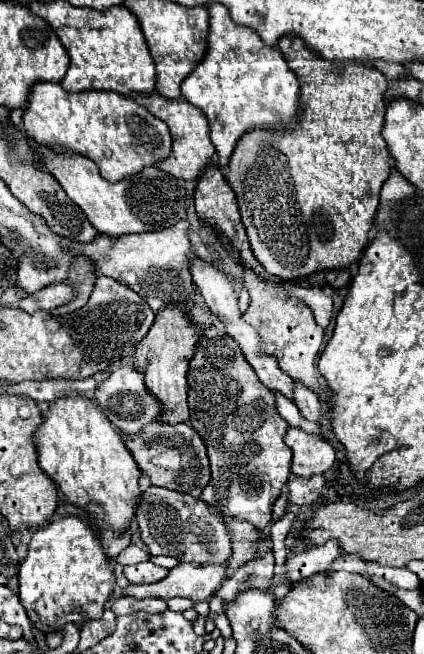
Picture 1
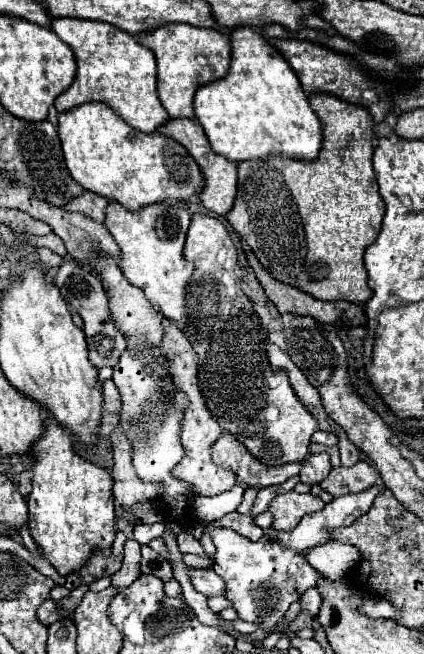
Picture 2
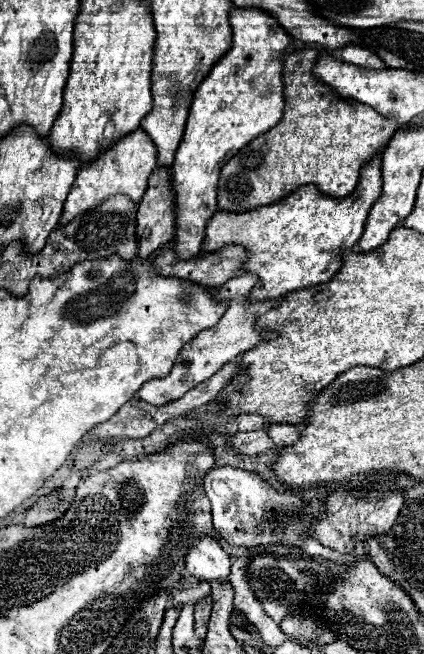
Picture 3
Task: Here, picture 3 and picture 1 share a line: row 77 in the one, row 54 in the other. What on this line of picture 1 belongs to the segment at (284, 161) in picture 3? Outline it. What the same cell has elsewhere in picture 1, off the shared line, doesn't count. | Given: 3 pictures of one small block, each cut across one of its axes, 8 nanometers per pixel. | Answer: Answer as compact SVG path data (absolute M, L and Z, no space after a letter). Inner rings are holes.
M308 50L312 56L319 58L288 58L288 66L292 72L296 72L298 80L300 80L300 124L294 130L288 132L276 132L276 130L250 130L250 134L244 134L244 138L240 138L240 142L234 148L234 154L230 158L228 164L228 172L226 172L226 180L232 188L232 192L236 194L238 200L238 208L242 214L242 224L246 228L248 234L248 242L252 246L252 252L256 256L256 260L264 266L264 270L272 276L278 276L286 282L316 274L320 270L344 270L350 268L352 264L356 264L360 260L360 252L368 246L368 232L374 224L374 214L380 202L380 188L382 184L388 180L390 174L390 152L388 146L380 134L382 124L384 124L384 114L386 114L386 104L384 104L384 90L386 86L386 78L384 74L380 74L374 66L366 64L366 62L330 62L322 60L320 56Z

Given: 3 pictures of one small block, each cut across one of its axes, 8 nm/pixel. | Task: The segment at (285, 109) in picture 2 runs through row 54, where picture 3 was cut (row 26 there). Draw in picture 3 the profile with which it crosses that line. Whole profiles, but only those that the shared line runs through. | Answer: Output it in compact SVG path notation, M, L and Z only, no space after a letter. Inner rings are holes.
M232 8L230 10L230 24L234 32L234 40L230 50L212 66L210 74L202 80L196 88L186 130L182 142L178 146L174 164L172 164L172 188L176 198L176 252L180 258L192 258L200 252L206 224L216 214L216 190L222 166L252 138L268 132L276 126L284 112L284 82L282 82L282 68L284 56L288 46L292 46L294 38L272 18L268 12L260 8Z

